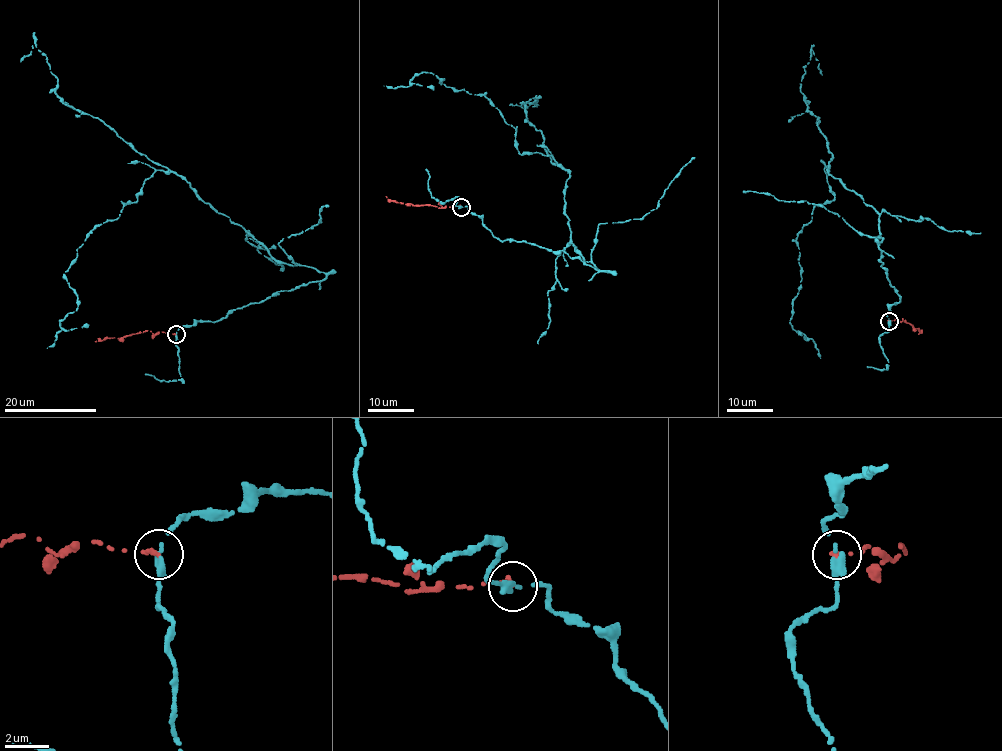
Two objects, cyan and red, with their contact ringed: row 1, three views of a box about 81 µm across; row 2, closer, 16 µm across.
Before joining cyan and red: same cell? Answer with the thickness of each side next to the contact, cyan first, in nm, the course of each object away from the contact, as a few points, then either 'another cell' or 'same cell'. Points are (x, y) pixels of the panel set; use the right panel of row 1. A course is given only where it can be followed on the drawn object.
calibres 280 and 240 nm; course cyan (888, 320), (900, 296), (879, 261), (879, 214), (826, 166), (833, 199), (797, 240), (790, 320), (820, 358); course red (888, 320), (894, 318), (902, 322), (903, 318), (913, 328), (918, 328), (919, 333); another cell

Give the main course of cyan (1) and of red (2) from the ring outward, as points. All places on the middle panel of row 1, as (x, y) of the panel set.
1: (461, 206), (501, 240), (606, 271), (571, 242), (570, 173), (519, 152), (482, 95), (423, 72), (383, 85)
2: (461, 206), (416, 206), (390, 201), (386, 196)

